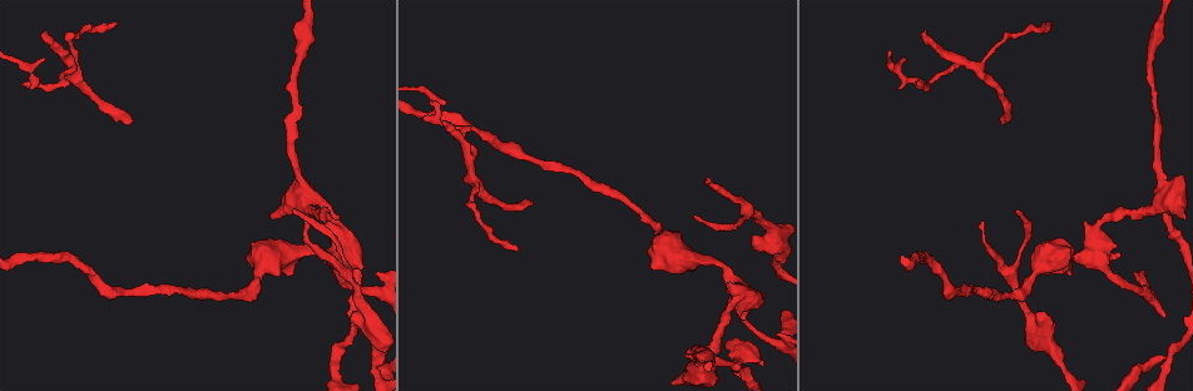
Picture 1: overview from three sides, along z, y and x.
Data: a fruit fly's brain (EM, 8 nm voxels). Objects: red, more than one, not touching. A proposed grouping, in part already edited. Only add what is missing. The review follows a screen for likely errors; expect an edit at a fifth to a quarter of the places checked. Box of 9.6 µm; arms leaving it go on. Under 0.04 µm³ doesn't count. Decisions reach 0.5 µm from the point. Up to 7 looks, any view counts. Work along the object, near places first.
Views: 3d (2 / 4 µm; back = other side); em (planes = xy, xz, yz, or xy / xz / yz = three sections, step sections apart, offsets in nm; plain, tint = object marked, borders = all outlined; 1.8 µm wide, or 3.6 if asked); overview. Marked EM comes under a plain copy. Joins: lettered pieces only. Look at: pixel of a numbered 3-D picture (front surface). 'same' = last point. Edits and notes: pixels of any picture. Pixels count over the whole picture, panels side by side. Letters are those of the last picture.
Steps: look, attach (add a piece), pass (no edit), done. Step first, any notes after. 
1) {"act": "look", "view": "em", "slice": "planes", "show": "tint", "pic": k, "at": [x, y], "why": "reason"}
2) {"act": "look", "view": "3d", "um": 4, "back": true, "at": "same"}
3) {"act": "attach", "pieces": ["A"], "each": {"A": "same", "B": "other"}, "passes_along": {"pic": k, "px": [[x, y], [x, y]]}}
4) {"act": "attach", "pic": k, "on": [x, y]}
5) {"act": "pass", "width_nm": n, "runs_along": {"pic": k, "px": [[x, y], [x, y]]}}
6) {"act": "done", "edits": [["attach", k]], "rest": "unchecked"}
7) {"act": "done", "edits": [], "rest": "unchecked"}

{"act": "look", "view": "em", "slice": "planes", "show": "borders", "pic": 1, "at": [728, 283], "why": "branch stops here"}

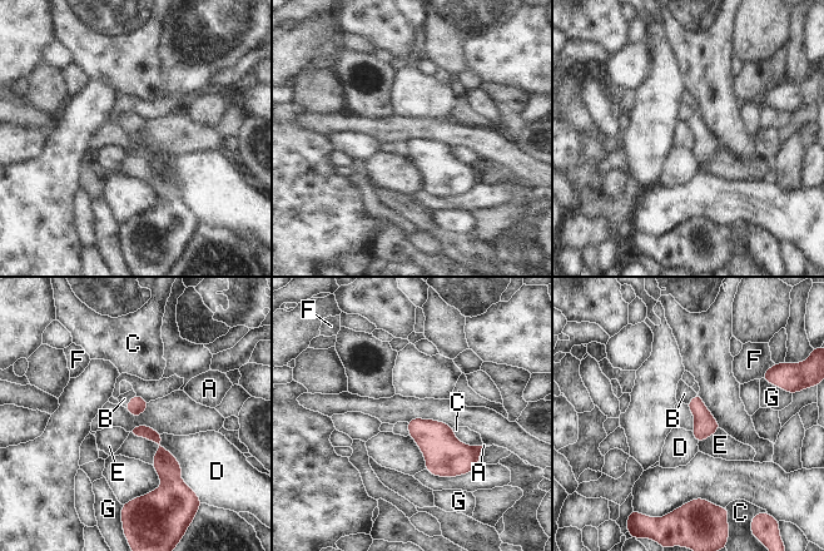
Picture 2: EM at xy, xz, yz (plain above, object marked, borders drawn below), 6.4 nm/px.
{"act": "attach", "pieces": ["B"], "each": {"A": "other", "B": "same", "C": "other", "D": "other", "E": "other", "F": "other", "G": "other"}, "passes_along": {"pic": 2, "px": [[137, 405], [129, 401], [124, 398]]}, "found": "it goes on there"}

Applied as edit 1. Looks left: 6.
{"act": "look", "view": "3d", "um": 4, "back": true, "pic": 1, "at": [753, 242], "why": "an open end"}

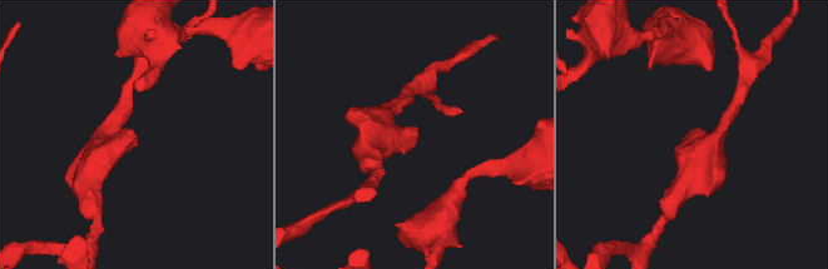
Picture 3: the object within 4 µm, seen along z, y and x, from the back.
{"act": "look", "view": "em", "slice": "planes", "show": "borders", "pic": 3, "at": [410, 135]}

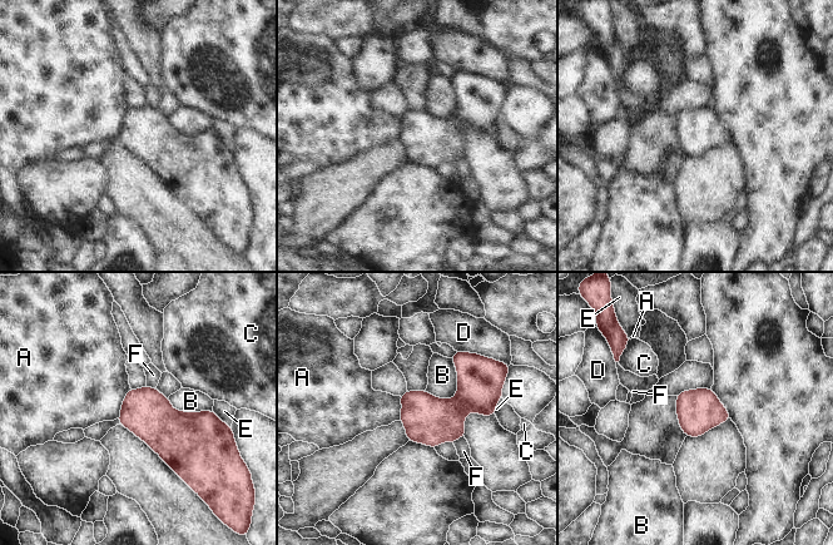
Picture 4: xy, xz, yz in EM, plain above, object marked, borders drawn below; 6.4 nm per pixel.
{"act": "pass", "each": {"A": "other", "B": "other", "C": "other", "D": "other", "E": "other", "F": "other"}, "found": "none of them fits"}

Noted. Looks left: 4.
{"act": "done", "edits": [["attach", 2]], "rest": "unchecked"}

